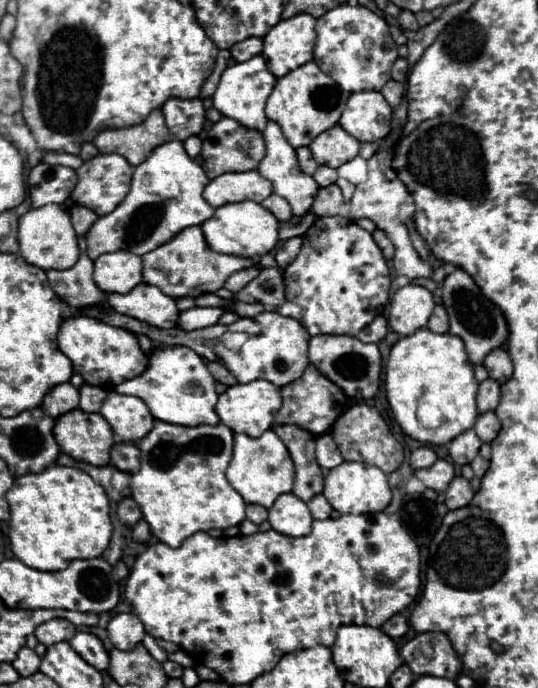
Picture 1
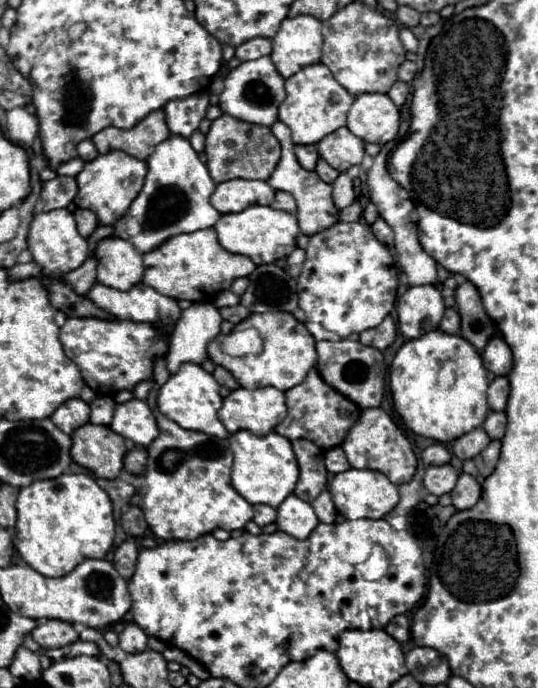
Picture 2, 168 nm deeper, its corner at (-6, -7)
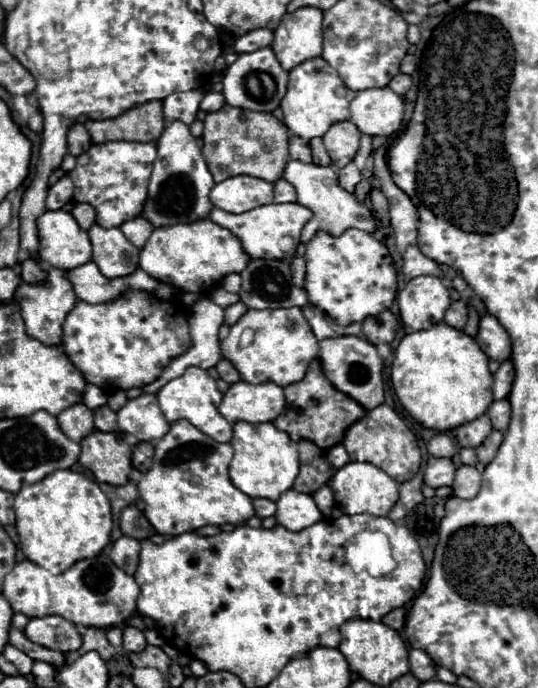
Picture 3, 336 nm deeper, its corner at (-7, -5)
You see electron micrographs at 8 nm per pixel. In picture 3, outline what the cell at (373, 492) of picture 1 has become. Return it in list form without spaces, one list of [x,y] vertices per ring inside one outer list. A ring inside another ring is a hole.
[[[350,461],[348,465],[344,465],[342,469],[338,469],[334,473],[334,477],[330,479],[328,485],[334,491],[334,499],[336,499],[338,509],[346,515],[370,513],[370,515],[384,517],[384,515],[388,515],[388,511],[394,507],[394,503],[398,499],[398,483],[372,463]]]

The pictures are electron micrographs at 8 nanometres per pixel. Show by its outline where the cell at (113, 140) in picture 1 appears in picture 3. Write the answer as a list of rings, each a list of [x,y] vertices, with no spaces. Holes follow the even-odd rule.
[[[148,101],[136,105],[116,119],[104,121],[86,121],[88,133],[94,143],[108,143],[108,141],[138,141],[150,143],[156,141],[164,131],[164,115],[162,115],[162,101]]]

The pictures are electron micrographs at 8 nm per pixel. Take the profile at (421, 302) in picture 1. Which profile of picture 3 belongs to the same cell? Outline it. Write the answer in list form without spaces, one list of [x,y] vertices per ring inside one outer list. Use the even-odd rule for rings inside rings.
[[[432,275],[408,281],[396,299],[402,323],[412,331],[422,331],[440,323],[450,307],[448,287],[444,287],[440,277]]]

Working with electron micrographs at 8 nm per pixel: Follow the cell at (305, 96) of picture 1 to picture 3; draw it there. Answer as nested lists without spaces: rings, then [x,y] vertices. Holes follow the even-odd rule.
[[[314,57],[296,65],[290,71],[288,91],[280,107],[284,109],[284,123],[290,129],[290,133],[302,139],[312,139],[322,137],[330,129],[330,125],[346,121],[350,117],[348,105],[354,97],[356,93],[344,85],[336,71],[322,57]]]

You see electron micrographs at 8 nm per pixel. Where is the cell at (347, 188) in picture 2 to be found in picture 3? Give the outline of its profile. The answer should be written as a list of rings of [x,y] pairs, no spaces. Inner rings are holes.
[[[348,163],[346,167],[338,169],[338,181],[340,181],[340,185],[342,185],[346,191],[352,193],[354,187],[356,187],[356,183],[362,181],[362,173],[360,173],[360,169],[356,167],[356,163]]]

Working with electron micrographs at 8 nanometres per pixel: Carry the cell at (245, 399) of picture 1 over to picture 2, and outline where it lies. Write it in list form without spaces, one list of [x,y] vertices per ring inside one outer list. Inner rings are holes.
[[[239,387],[223,399],[223,407],[219,409],[219,419],[229,433],[245,429],[259,437],[271,433],[285,415],[285,393],[275,387],[259,387],[253,391]]]

